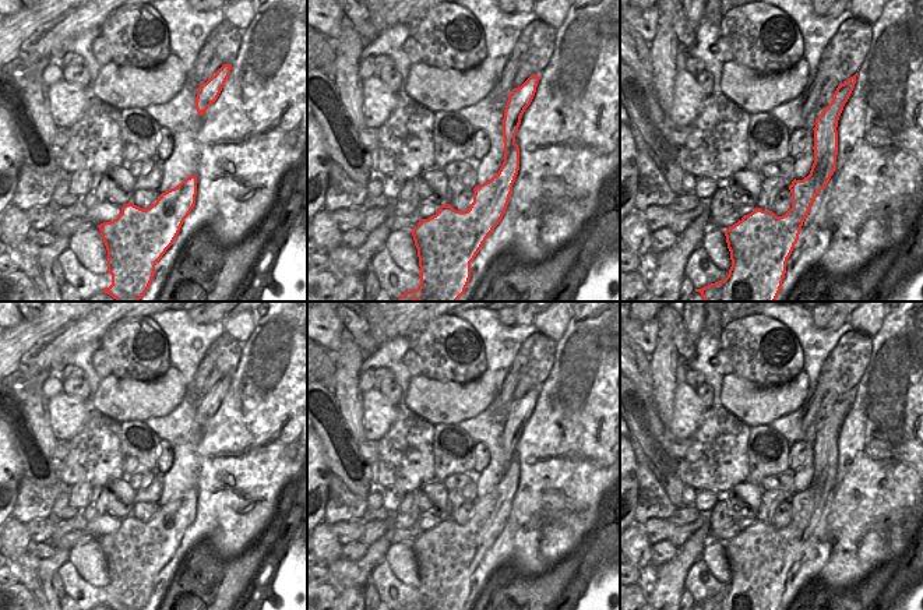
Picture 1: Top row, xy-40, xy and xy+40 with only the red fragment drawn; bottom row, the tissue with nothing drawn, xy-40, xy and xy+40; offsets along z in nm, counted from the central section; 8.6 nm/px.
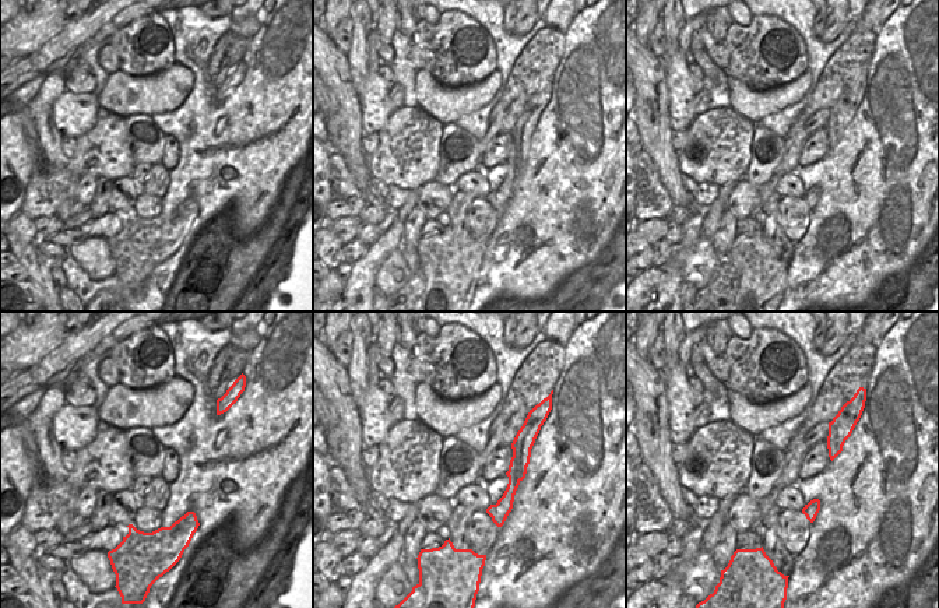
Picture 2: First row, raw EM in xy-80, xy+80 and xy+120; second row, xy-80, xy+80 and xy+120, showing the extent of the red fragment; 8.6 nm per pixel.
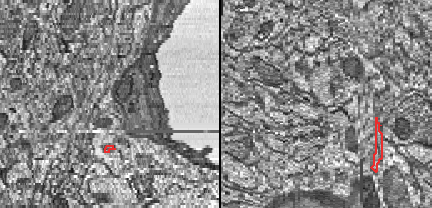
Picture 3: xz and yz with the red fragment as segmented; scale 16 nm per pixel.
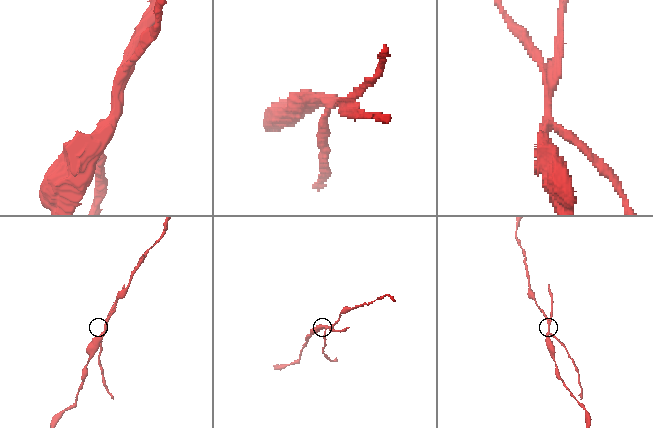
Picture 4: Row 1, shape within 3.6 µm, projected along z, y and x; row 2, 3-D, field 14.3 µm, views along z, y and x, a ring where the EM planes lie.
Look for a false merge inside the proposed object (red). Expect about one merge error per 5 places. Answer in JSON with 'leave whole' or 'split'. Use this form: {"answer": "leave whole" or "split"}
{"answer": "split"}

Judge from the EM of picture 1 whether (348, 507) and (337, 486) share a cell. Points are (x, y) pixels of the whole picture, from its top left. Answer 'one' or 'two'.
one

